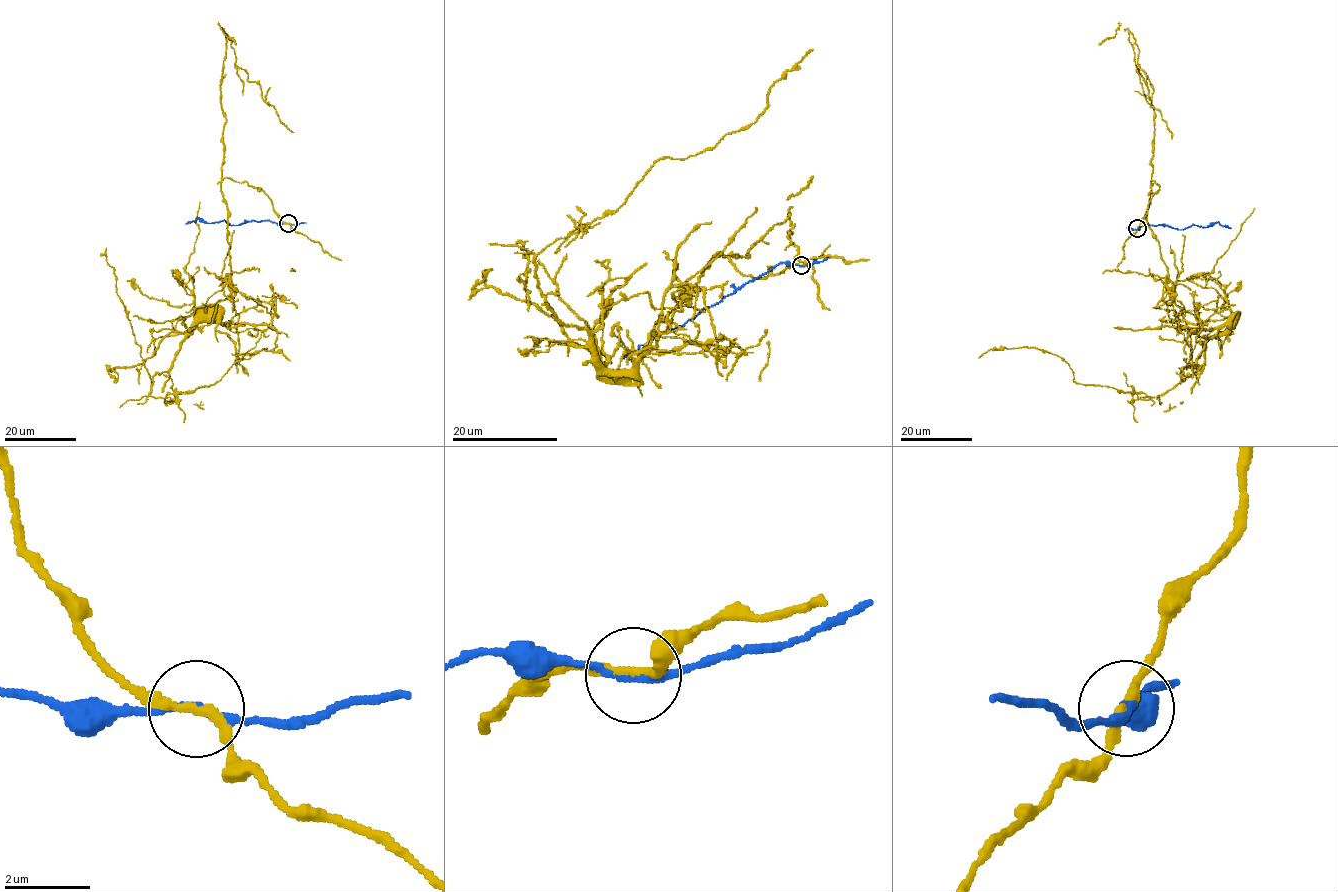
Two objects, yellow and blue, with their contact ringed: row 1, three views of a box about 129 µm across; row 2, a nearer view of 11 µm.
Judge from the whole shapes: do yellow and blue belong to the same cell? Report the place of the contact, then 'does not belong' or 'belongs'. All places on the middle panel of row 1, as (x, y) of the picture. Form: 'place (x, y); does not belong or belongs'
place (801, 265); does not belong

